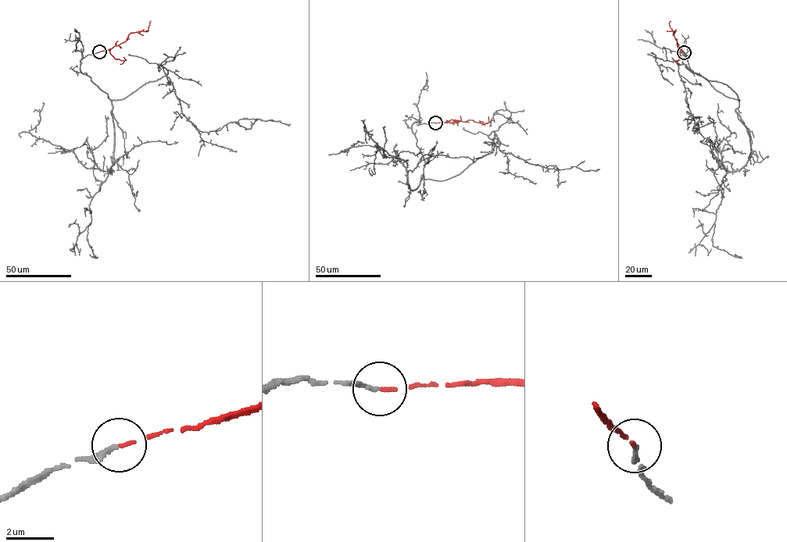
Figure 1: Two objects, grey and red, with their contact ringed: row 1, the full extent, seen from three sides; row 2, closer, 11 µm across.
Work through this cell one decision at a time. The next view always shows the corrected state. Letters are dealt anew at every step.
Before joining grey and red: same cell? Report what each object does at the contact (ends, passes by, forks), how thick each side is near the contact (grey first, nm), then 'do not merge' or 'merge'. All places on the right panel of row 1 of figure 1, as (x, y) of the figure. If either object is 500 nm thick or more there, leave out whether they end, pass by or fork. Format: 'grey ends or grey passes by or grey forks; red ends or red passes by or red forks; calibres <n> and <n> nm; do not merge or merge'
grey ends; red ends; calibres 180 and 110 nm; merge

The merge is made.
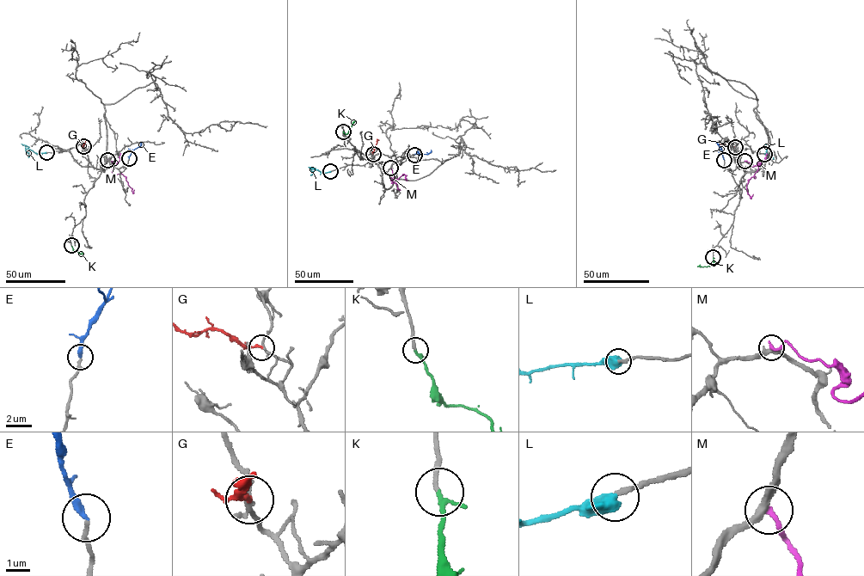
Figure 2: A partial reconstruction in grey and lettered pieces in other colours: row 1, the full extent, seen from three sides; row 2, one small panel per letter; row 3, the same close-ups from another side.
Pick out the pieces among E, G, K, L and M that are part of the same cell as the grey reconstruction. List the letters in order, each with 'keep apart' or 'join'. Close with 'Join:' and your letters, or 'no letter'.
E: join
G: keep apart
K: join
L: join
M: keep apart
Join: E, K, L

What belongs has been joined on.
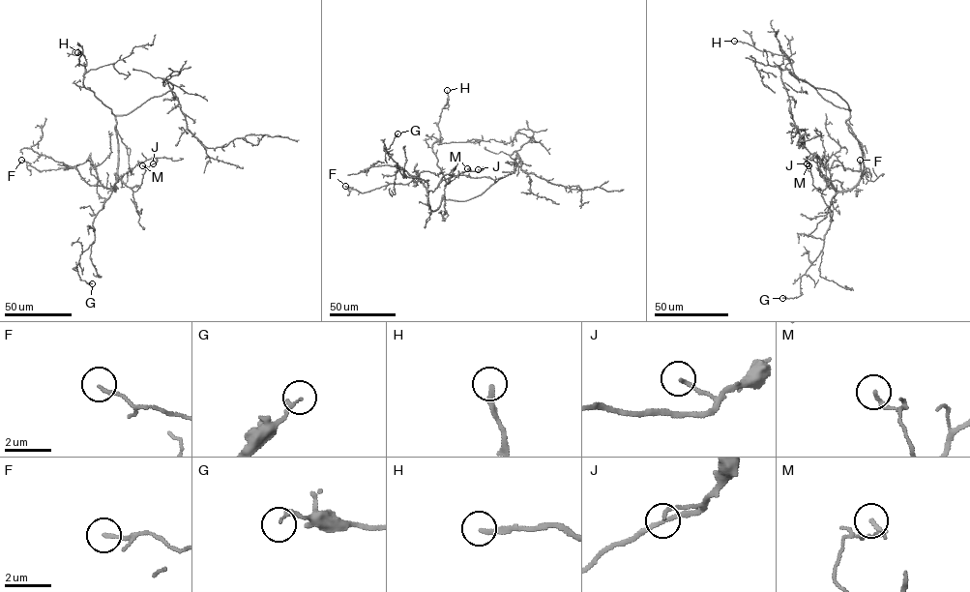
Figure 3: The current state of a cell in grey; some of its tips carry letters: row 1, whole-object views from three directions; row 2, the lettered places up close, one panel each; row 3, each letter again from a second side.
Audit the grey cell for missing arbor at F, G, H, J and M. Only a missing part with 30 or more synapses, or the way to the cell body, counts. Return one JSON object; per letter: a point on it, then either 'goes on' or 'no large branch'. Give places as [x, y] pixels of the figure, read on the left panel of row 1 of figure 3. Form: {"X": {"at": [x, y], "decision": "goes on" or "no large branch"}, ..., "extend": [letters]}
{"F": {"at": [21, 160], "decision": "no large branch"}, "G": {"at": [92, 283], "decision": "no large branch"}, "H": {"at": [77, 52], "decision": "goes on"}, "J": {"at": [153, 163], "decision": "no large branch"}, "M": {"at": [142, 165], "decision": "no large branch"}, "extend": ["H"]}

